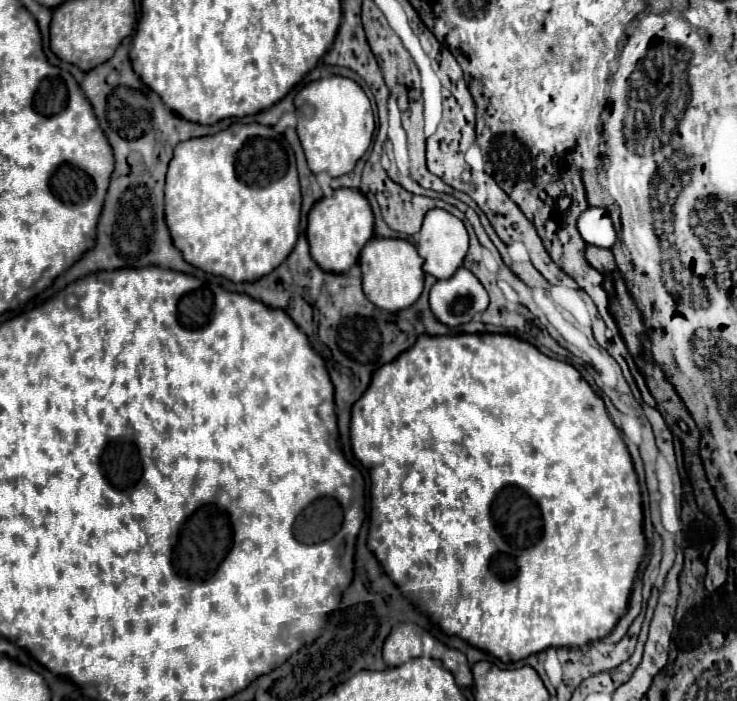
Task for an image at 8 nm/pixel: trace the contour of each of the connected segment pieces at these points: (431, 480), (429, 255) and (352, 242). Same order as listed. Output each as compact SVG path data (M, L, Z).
M459 333L417 337L415 345L389 365L373 373L369 389L351 413L351 445L355 457L371 475L371 531L369 549L403 593L431 615L447 635L459 635L469 645L485 649L503 663L521 661L547 647L583 647L611 633L627 609L633 579L645 553L643 509L631 455L617 427L607 415L603 399L591 391L579 371L563 361L543 355L537 347L513 335Z
M431 209L425 215L423 227L417 235L417 251L423 259L423 271L425 273L429 273L437 279L449 279L461 267L461 263L467 255L467 245L469 245L467 229L459 217L453 217L445 209Z
M341 187L333 195L319 199L307 215L307 241L311 247L313 261L331 273L347 271L357 263L361 249L373 237L373 211L369 201L359 189Z

